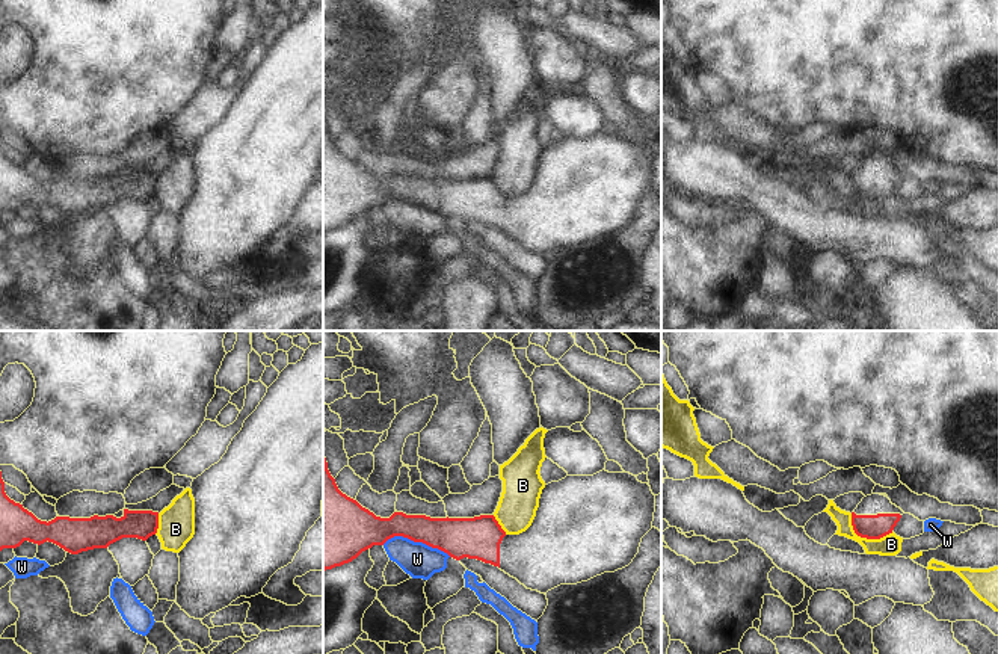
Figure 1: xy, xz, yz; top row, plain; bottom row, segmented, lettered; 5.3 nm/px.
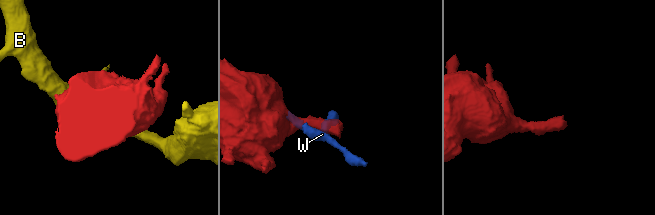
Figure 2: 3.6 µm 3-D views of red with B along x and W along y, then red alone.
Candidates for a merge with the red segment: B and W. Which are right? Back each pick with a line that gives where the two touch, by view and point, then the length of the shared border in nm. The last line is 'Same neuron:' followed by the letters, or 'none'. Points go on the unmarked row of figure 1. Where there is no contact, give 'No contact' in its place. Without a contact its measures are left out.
Same neuron: none.

